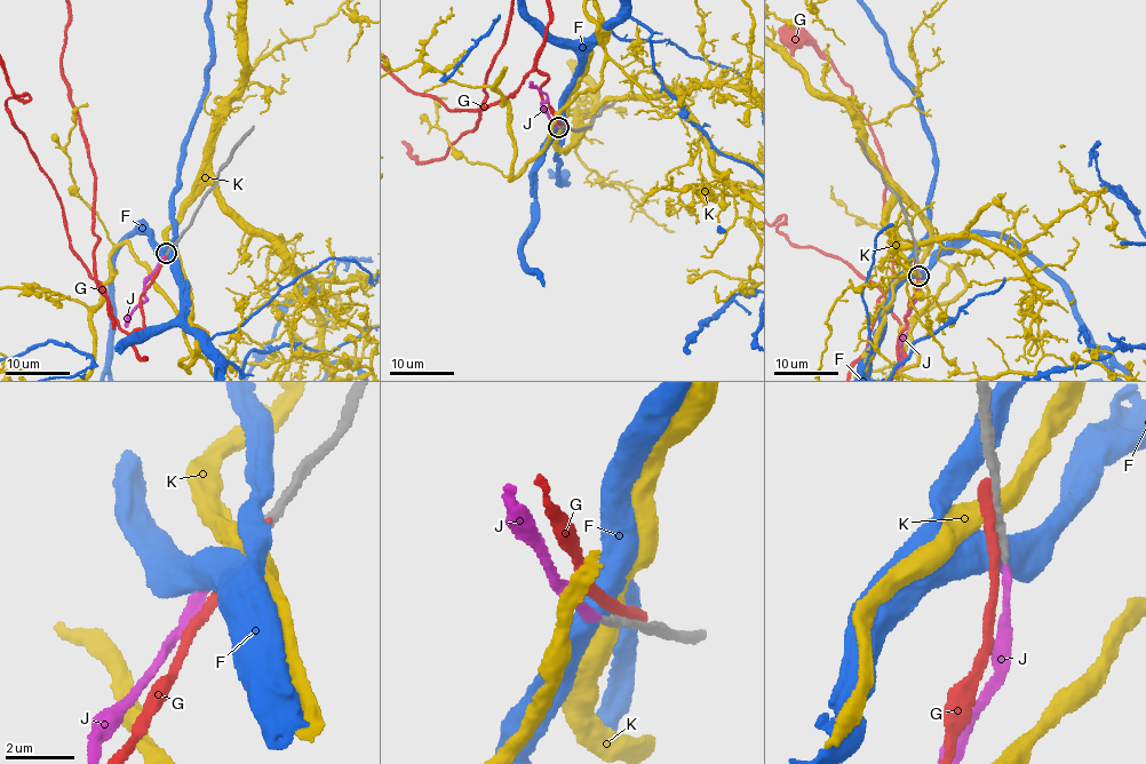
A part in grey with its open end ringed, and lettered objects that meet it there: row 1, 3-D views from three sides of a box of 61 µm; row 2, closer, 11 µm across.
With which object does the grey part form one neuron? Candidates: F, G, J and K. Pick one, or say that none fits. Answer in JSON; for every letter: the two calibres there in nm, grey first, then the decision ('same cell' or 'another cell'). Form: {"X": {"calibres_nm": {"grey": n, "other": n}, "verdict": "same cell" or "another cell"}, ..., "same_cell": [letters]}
{"F": {"calibres_nm": {"grey": 300, "other": 600}, "verdict": "another cell"}, "G": {"calibres_nm": {"grey": 280, "other": 380}, "verdict": "another cell"}, "J": {"calibres_nm": {"grey": 240, "other": 240}, "verdict": "same cell"}, "K": {"calibres_nm": {"grey": 280, "other": 600}, "verdict": "another cell"}, "same_cell": ["J"]}

